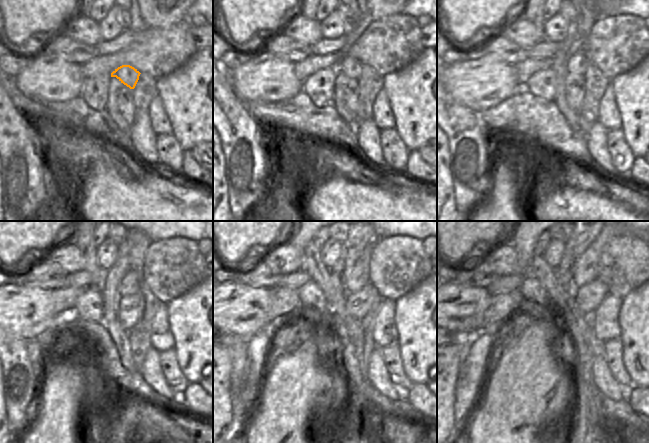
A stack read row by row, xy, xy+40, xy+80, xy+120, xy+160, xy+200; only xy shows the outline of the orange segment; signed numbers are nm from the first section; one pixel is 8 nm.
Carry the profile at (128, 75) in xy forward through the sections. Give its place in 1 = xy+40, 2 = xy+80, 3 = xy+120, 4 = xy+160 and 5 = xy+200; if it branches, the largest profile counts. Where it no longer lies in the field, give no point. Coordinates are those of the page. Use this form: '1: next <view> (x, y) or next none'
1: next xy+40 (350, 67)
2: next xy+80 (577, 63)
3: next xy+120 (133, 280)
4: next xy+160 (359, 276)
5: next xy+200 (587, 270)

